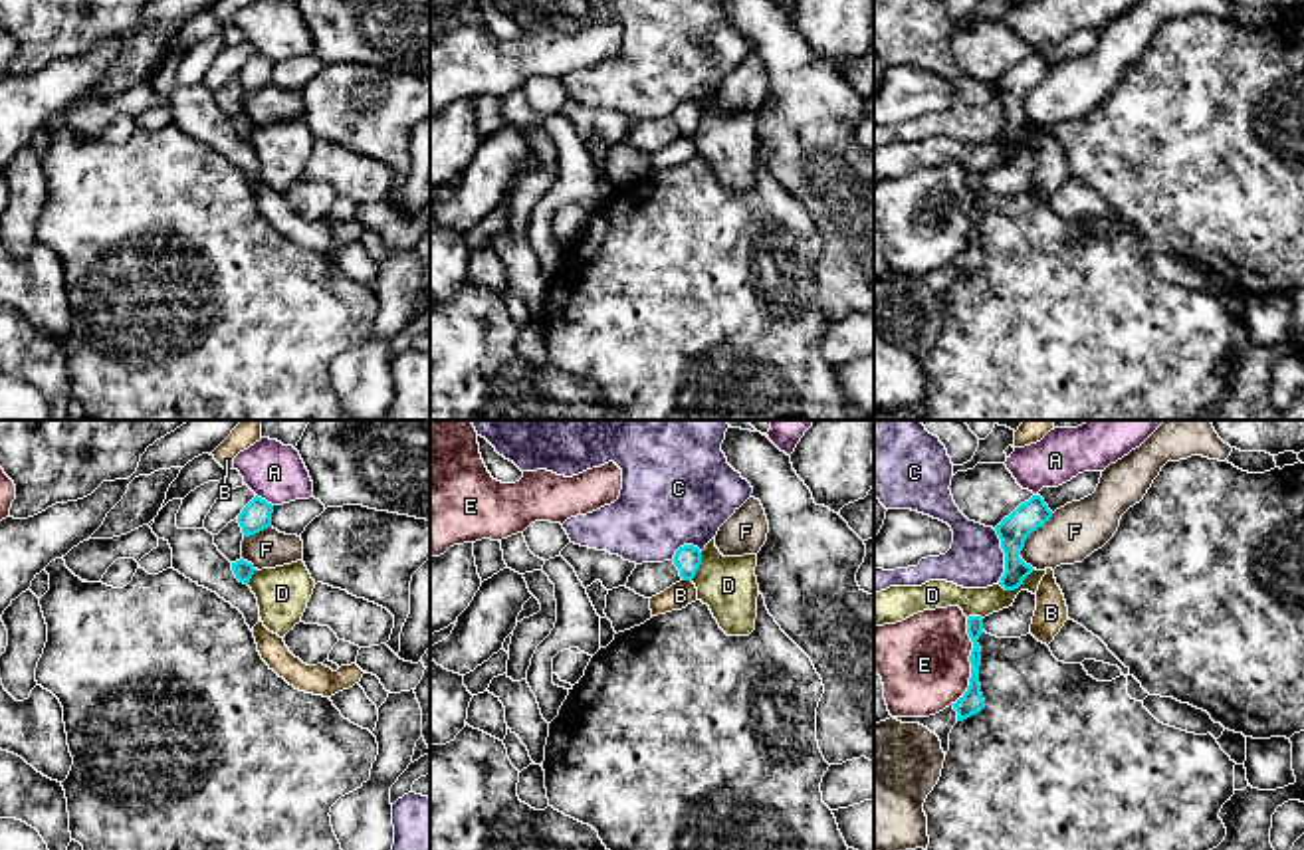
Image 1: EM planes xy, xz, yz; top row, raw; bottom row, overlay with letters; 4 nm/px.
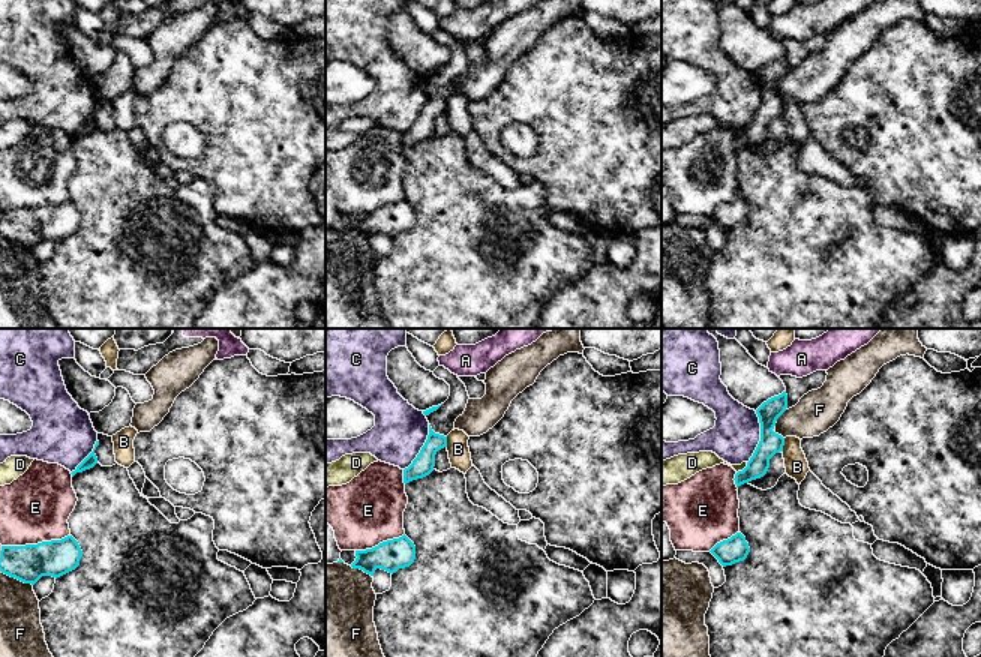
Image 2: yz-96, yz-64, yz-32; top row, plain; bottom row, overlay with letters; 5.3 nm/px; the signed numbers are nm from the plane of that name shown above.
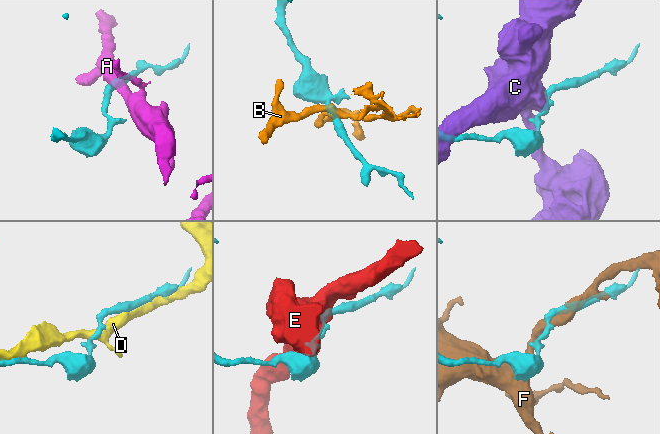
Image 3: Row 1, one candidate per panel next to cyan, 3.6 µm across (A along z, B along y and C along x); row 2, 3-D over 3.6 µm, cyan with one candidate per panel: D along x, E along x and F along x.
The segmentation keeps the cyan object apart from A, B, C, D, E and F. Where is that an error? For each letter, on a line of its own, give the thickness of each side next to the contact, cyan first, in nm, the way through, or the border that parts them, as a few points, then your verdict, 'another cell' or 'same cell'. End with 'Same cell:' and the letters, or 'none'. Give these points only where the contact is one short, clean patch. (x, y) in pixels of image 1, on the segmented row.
A: 120/240 nm | along xy (256, 494), (272, 506) | another cell
B: 110/100 nm | along xz (682, 579), (690, 581) | another cell
C: 120/220 nm | along yz (993, 530), (1003, 553), (1003, 575), (999, 581) | another cell
D: 120/110 nm | another cell
E: 90/360 nm | another cell
F: 120/220 nm | another cell
Same cell: none

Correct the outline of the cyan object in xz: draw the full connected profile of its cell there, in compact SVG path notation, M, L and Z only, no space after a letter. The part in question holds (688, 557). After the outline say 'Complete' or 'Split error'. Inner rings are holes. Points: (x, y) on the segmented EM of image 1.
M684 545L676 551L672 561L678 567L682 581L692 581L702 565L702 551L694 545Z. Complete

